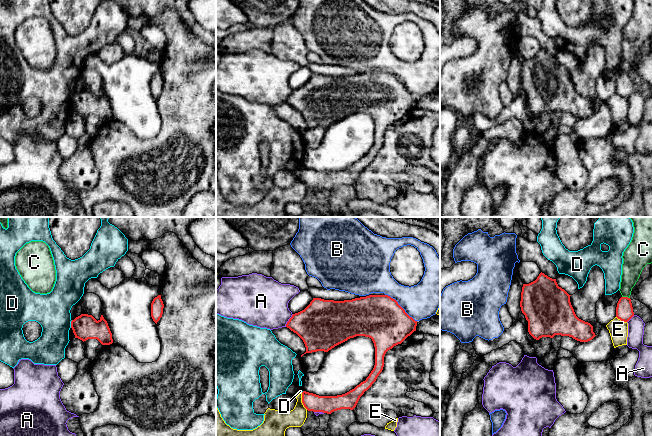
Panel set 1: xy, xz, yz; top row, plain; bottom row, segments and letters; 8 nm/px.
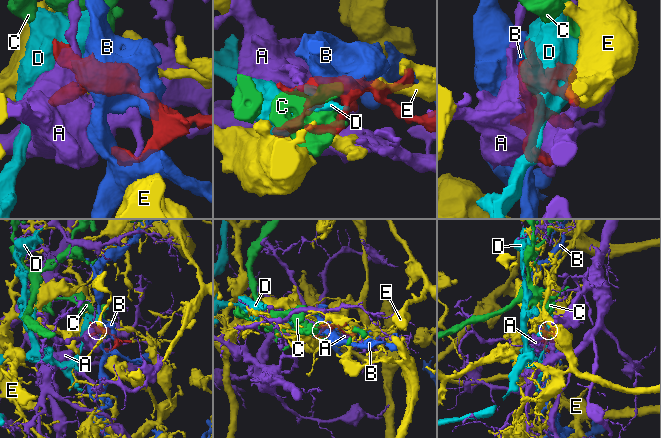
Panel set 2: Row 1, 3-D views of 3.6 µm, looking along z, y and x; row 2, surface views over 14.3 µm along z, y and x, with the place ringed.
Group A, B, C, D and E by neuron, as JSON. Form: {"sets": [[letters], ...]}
{"sets": [["A"], ["B"], ["C"], ["D"], ["E"]]}

